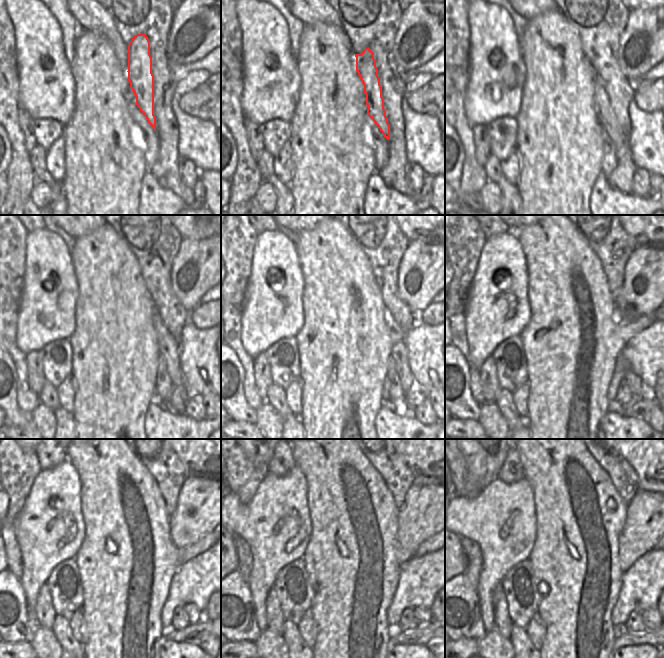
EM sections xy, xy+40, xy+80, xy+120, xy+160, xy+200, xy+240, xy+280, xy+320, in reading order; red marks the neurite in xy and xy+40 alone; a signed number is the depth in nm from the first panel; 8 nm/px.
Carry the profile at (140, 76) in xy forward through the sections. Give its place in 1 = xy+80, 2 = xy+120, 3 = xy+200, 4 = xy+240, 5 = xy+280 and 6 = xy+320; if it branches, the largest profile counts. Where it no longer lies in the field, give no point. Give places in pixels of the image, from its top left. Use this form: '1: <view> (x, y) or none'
1: xy+80 (604, 112)
2: xy+120 (169, 349)
3: xy+200 (632, 381)
4: xy+240 (194, 615)
5: xy+280 (423, 614)
6: xy+320 (648, 616)

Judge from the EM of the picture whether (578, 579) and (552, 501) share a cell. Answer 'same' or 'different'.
same

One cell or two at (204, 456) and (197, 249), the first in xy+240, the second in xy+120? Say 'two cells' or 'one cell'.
two cells

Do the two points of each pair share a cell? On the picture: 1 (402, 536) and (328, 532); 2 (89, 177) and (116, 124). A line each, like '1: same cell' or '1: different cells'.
1: different cells
2: same cell

